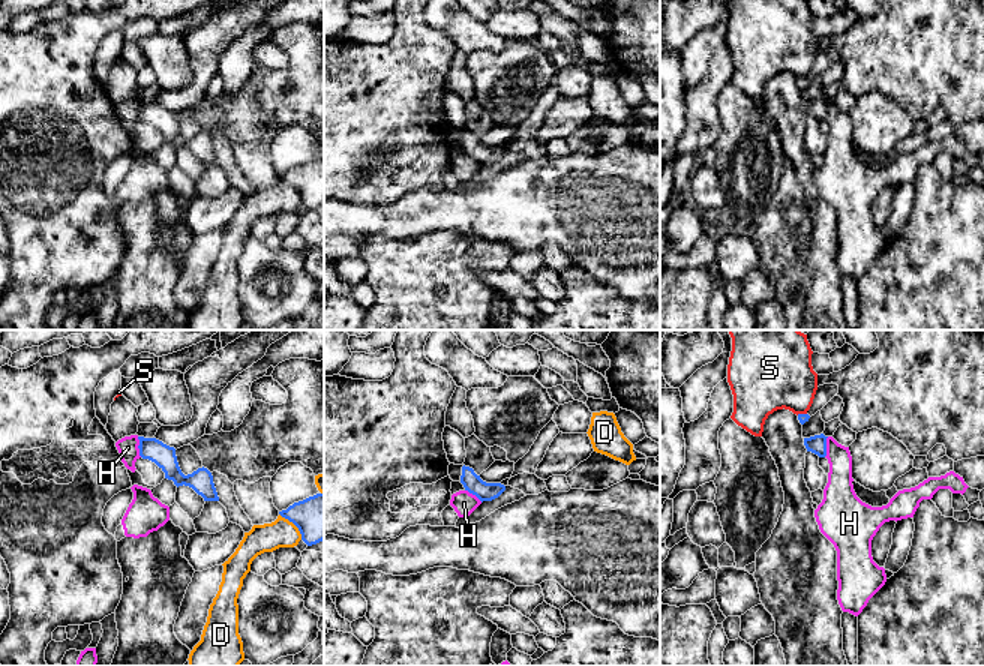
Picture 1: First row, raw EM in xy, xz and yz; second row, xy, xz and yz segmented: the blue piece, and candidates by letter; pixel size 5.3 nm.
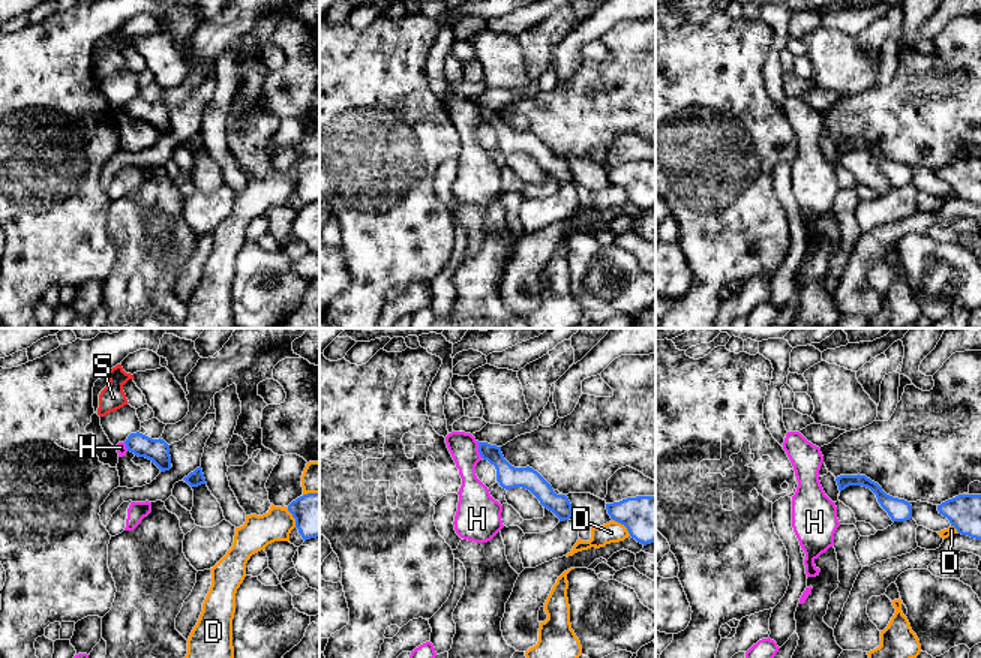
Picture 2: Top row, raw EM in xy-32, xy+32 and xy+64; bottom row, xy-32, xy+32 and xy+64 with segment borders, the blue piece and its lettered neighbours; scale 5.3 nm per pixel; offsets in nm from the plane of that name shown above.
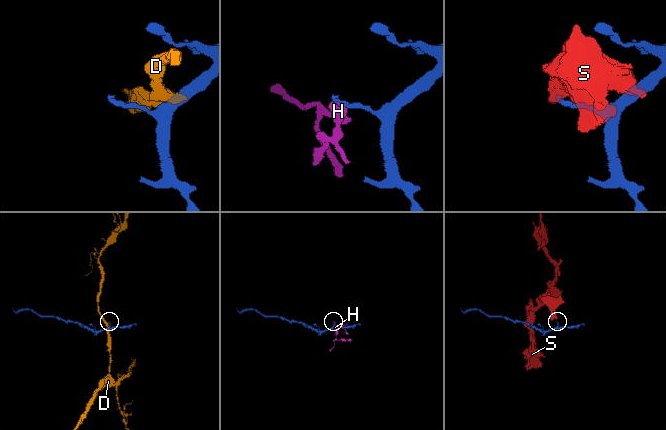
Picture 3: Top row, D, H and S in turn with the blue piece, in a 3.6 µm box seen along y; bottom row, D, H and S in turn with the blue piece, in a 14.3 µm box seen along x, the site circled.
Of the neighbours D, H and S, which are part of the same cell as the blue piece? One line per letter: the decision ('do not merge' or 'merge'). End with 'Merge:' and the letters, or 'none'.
D: do not merge
H: do not merge
S: do not merge
Merge: none

